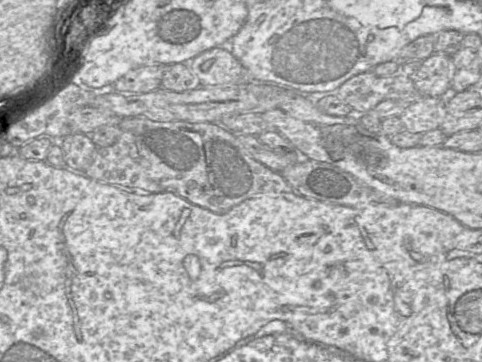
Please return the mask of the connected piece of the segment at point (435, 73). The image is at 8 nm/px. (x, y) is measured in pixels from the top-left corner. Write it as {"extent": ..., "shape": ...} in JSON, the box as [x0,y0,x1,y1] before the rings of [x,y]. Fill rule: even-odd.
{"extent":[410,52,452,98],"shape":[[[434,52],[422,60],[420,68],[410,77],[424,97],[446,98],[451,93],[452,58]]]}

